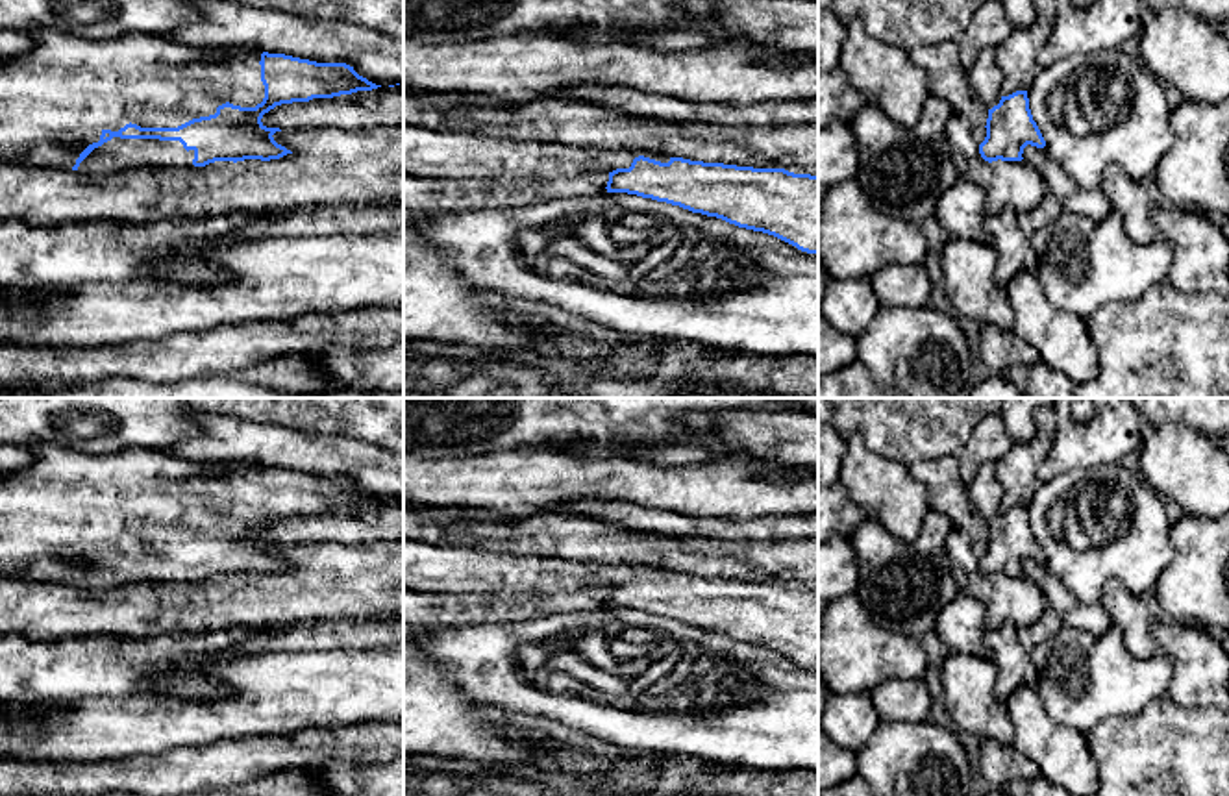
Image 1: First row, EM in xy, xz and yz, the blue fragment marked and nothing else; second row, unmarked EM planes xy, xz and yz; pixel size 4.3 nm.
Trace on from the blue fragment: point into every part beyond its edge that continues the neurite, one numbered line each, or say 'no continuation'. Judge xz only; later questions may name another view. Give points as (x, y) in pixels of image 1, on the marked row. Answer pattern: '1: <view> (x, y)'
1: xz (428, 152)

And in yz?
1: yz (985, 76)

